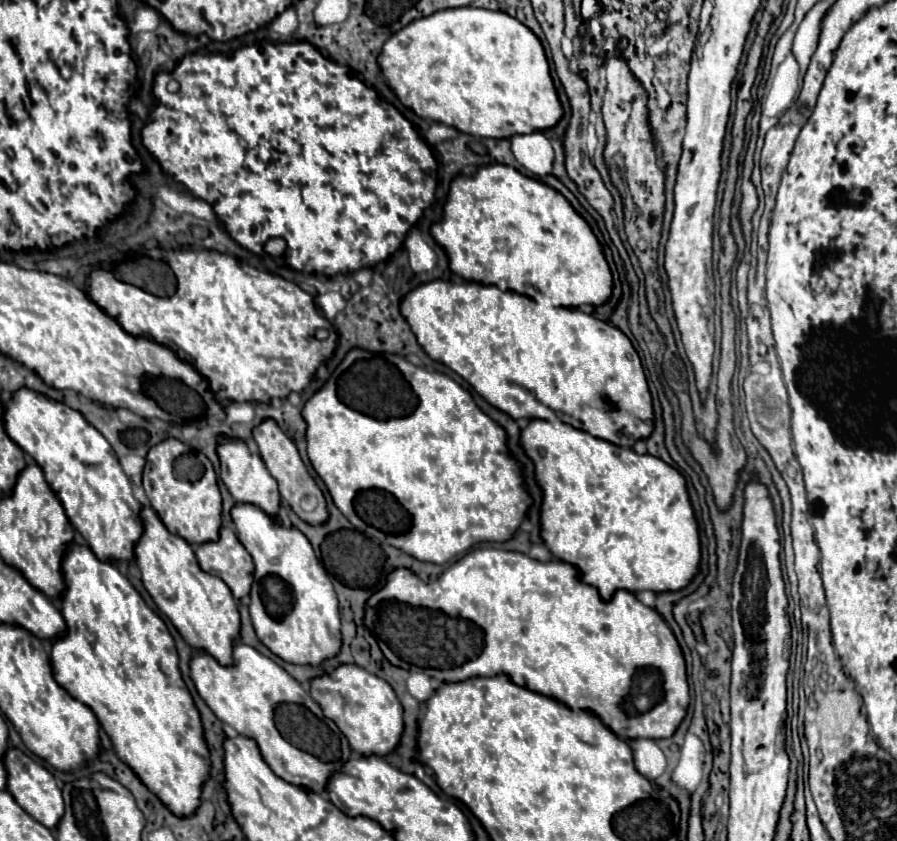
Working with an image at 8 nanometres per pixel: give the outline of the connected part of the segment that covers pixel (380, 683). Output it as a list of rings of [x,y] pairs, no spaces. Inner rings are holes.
[[[341,664],[333,672],[311,678],[309,694],[321,706],[325,716],[337,724],[351,748],[359,754],[385,756],[399,744],[403,728],[403,708],[393,688],[379,676],[369,674],[355,664]]]

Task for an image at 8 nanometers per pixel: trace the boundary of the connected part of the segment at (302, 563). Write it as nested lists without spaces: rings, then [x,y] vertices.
[[[235,504],[231,518],[239,542],[251,554],[255,564],[249,614],[257,638],[279,658],[291,664],[321,664],[341,648],[339,602],[325,572],[317,560],[307,536],[295,526],[287,528],[277,516],[269,516],[255,504]]]

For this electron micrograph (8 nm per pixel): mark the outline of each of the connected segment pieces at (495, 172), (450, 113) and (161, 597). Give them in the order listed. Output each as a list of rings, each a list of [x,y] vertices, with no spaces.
[[[489,164],[489,166],[481,166],[477,168],[473,174],[459,174],[453,178],[451,182],[451,188],[449,188],[449,194],[447,194],[447,202],[443,206],[443,218],[441,222],[435,222],[431,226],[431,236],[435,238],[435,242],[447,252],[447,258],[449,258],[449,268],[465,278],[465,280],[471,280],[471,282],[479,282],[479,284],[493,284],[497,286],[499,290],[513,290],[517,294],[523,294],[523,296],[529,296],[531,300],[535,302],[541,302],[545,298],[551,298],[553,300],[553,306],[563,306],[563,308],[577,308],[581,304],[591,304],[591,306],[599,306],[603,304],[605,300],[609,300],[611,296],[611,270],[605,262],[605,256],[603,256],[603,250],[595,238],[595,234],[591,232],[589,224],[571,208],[571,204],[557,192],[553,190],[551,186],[539,182],[539,180],[533,180],[533,178],[527,178],[523,176],[521,172],[517,172],[515,168],[511,166],[505,166],[505,164]]]
[[[465,6],[417,18],[383,44],[377,62],[389,88],[397,94],[403,106],[411,108],[425,120],[453,126],[471,136],[509,138],[515,134],[529,134],[555,126],[563,116],[539,38],[525,24],[505,12]]]
[[[151,506],[141,508],[141,520],[143,534],[133,552],[145,590],[191,648],[205,648],[205,652],[209,652],[217,662],[231,664],[233,640],[239,634],[239,610],[229,586],[221,578],[199,568],[191,544],[181,536],[171,534]]]

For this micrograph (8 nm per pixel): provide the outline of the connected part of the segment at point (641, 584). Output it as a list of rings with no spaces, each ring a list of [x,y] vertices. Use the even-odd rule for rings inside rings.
[[[531,420],[521,430],[521,446],[531,458],[537,484],[543,490],[541,540],[555,558],[575,566],[585,584],[595,586],[603,598],[609,598],[621,588],[629,592],[667,592],[681,590],[691,582],[699,566],[699,532],[685,478],[673,466],[651,454],[639,456],[629,448],[551,420]]]

